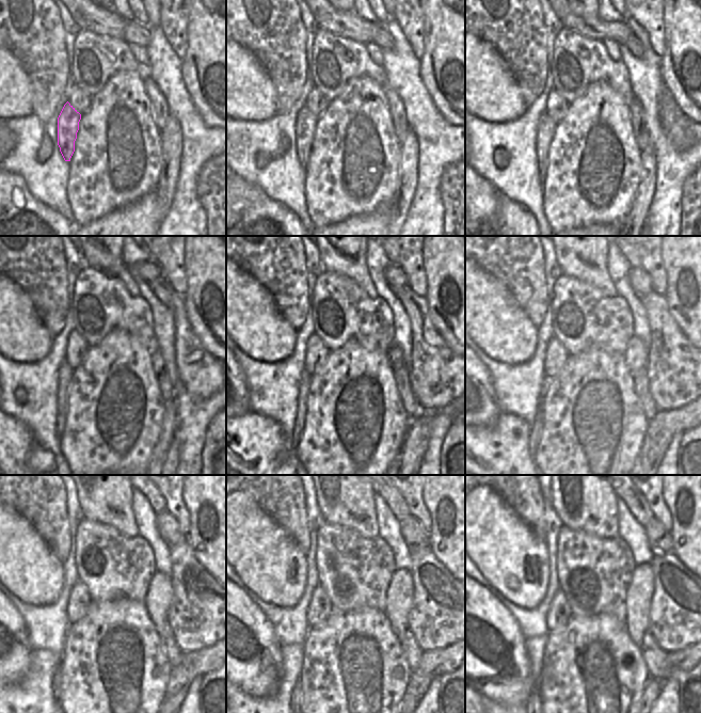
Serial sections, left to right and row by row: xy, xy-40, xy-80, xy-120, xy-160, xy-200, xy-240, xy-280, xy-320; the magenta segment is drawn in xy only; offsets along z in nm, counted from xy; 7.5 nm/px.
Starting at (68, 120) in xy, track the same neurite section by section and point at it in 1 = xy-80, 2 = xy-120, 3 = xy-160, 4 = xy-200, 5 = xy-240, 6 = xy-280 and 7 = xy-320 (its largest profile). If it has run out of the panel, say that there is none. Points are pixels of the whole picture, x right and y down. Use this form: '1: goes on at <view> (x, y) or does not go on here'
1: goes on at xy-80 (545, 125)
2: goes on at xy-120 (65, 374)
3: goes on at xy-160 (304, 384)
4: goes on at xy-200 (536, 429)
5: goes on at xy-240 (56, 681)
6: goes on at xy-280 (297, 691)
7: goes on at xy-320 (535, 692)

